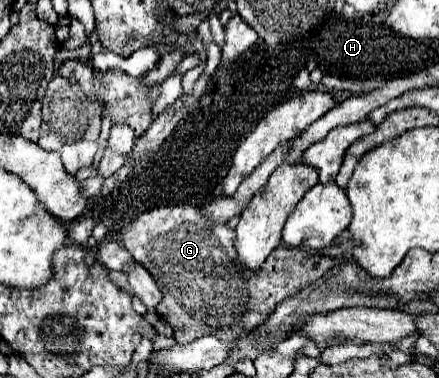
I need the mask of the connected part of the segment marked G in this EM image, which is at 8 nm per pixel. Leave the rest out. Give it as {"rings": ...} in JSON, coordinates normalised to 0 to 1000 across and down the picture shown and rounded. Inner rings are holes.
{"rings":[[[433,540],[364,542],[333,556],[276,606],[276,619],[280,651],[353,735],[371,778],[358,831],[385,852],[408,910],[476,884],[517,905],[554,894],[645,788],[690,767],[690,757],[718,746],[718,735],[731,735],[754,709],[754,688],[731,667],[636,651],[604,688],[599,709],[563,714],[531,651],[535,608],[517,593],[476,587],[456,550]]]}

